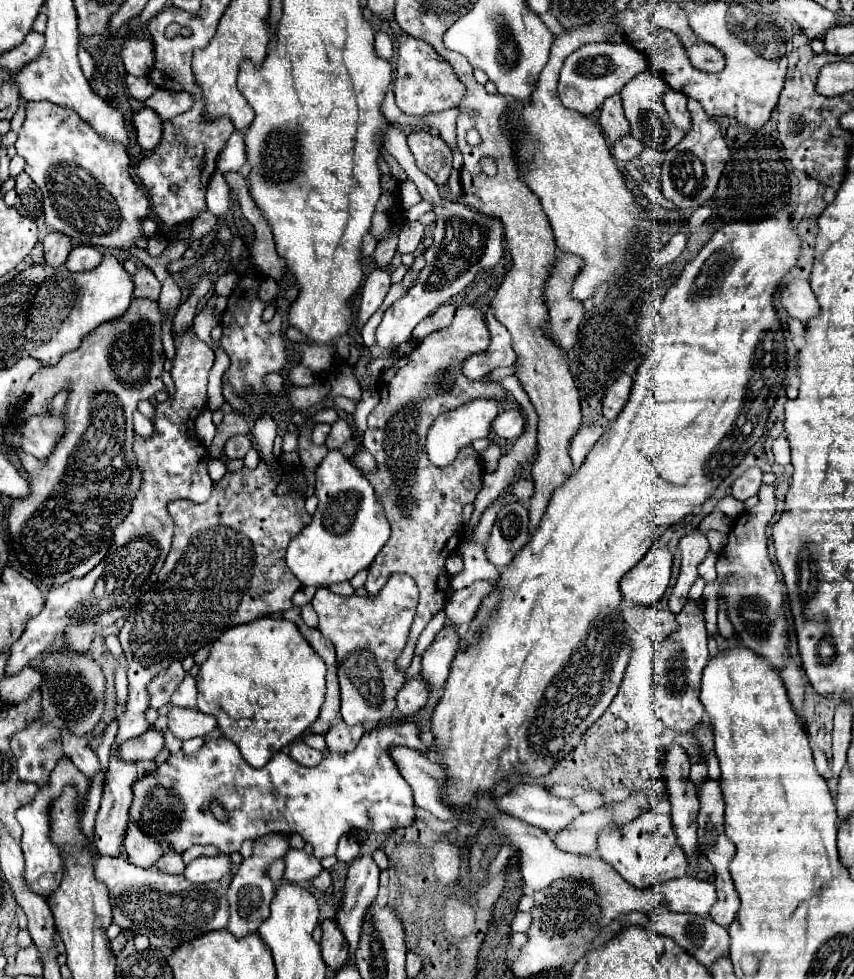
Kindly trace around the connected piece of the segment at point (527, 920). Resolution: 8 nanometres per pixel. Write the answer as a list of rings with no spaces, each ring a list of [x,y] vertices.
[[[516,913],[514,921],[512,921],[512,931],[526,933],[530,929],[530,923],[532,923],[532,915],[530,913]]]

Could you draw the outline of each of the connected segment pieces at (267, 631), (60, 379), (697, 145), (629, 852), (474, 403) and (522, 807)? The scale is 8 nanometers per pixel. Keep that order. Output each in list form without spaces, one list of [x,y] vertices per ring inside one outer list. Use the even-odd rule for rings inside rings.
[[[260,617],[250,625],[236,625],[218,637],[210,649],[210,657],[196,675],[198,701],[196,709],[212,715],[226,739],[230,739],[252,767],[264,767],[284,745],[296,741],[320,715],[324,697],[324,661],[306,645],[296,625],[280,617]]]
[[[134,299],[130,303],[130,307],[126,309],[126,313],[114,321],[106,321],[104,325],[100,325],[98,329],[94,329],[92,333],[88,333],[82,341],[82,345],[72,351],[72,353],[66,353],[62,357],[62,361],[54,367],[40,367],[34,377],[30,377],[28,385],[26,385],[26,391],[24,395],[20,397],[20,407],[22,411],[18,411],[12,421],[8,423],[8,429],[16,429],[22,427],[28,417],[32,415],[50,415],[52,413],[52,397],[60,391],[68,391],[68,401],[66,401],[66,407],[62,411],[62,419],[64,419],[64,425],[66,425],[66,431],[62,433],[60,441],[56,443],[54,451],[46,457],[46,459],[36,459],[34,455],[28,455],[28,453],[22,453],[18,451],[16,453],[16,459],[18,459],[18,465],[22,467],[24,471],[24,477],[28,481],[28,495],[24,499],[12,499],[12,505],[10,505],[10,511],[8,511],[8,533],[10,533],[10,547],[14,551],[14,555],[18,557],[18,561],[34,575],[36,581],[44,583],[46,587],[52,587],[52,585],[62,585],[62,583],[68,583],[70,579],[74,577],[84,577],[88,571],[92,571],[108,553],[110,545],[112,545],[112,537],[114,537],[114,527],[122,523],[122,519],[130,513],[130,503],[132,503],[132,497],[138,495],[138,489],[140,489],[140,483],[142,483],[142,469],[138,467],[138,459],[132,451],[132,443],[134,443],[134,429],[132,429],[132,413],[136,411],[138,403],[144,401],[144,399],[150,399],[154,397],[158,391],[164,389],[164,383],[162,383],[162,365],[166,361],[166,357],[162,355],[164,353],[164,347],[162,347],[162,321],[164,321],[164,311],[160,311],[158,307],[158,301],[152,301],[152,299]],[[122,333],[128,335],[128,341],[116,341]]]
[[[688,99],[688,109],[692,113],[692,129],[690,129],[690,133],[684,135],[684,139],[674,149],[670,149],[670,153],[666,153],[666,159],[660,167],[662,193],[670,201],[674,201],[674,205],[678,209],[698,207],[714,195],[718,179],[720,179],[722,169],[730,155],[726,141],[720,135],[718,123],[704,113],[702,105],[698,105],[694,99]]]
[[[640,817],[622,829],[606,829],[606,833],[602,833],[598,839],[598,853],[600,859],[612,865],[622,875],[622,879],[634,887],[654,887],[658,883],[672,880],[670,877],[683,877],[688,869],[686,855],[682,849],[678,849],[674,833],[660,835],[658,831],[640,829]]]
[[[490,397],[472,399],[472,401],[456,407],[454,411],[440,415],[434,421],[434,425],[432,425],[430,433],[428,433],[428,441],[426,441],[426,451],[428,451],[430,461],[434,465],[438,465],[438,467],[450,465],[462,447],[472,445],[474,439],[488,437],[490,421],[494,419],[494,415],[498,415],[498,403],[496,403],[496,399],[490,399]]]
[[[520,783],[506,795],[496,797],[494,803],[500,811],[514,815],[530,825],[536,825],[548,833],[564,831],[582,811],[568,799],[560,799],[540,785]]]

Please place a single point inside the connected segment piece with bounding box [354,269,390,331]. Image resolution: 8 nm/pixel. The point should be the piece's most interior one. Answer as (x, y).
(377, 285)

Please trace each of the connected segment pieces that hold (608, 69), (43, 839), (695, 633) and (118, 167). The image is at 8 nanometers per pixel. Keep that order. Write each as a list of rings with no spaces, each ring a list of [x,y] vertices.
[[[590,43],[576,53],[572,53],[560,71],[558,79],[558,97],[564,103],[564,107],[580,113],[580,115],[590,115],[594,113],[602,101],[616,91],[620,91],[632,77],[648,69],[648,61],[644,53],[636,51],[628,43]]]
[[[64,757],[56,765],[54,773],[50,775],[50,783],[38,791],[34,801],[30,805],[24,805],[16,813],[16,817],[18,817],[18,821],[20,821],[22,829],[24,829],[24,835],[22,835],[22,841],[20,841],[22,853],[24,853],[24,881],[26,881],[28,889],[32,893],[40,895],[40,897],[52,895],[58,889],[60,881],[62,881],[62,855],[60,855],[60,849],[50,841],[50,835],[48,835],[50,833],[50,817],[48,817],[50,815],[50,807],[48,805],[58,795],[62,795],[66,785],[74,785],[76,791],[78,791],[78,797],[86,797],[86,793],[88,793],[86,777],[76,773],[76,769],[74,769],[74,765],[72,765],[72,761],[68,757]]]
[[[686,603],[682,613],[676,615],[676,621],[678,621],[678,631],[672,633],[662,643],[662,649],[654,665],[656,675],[660,677],[660,687],[654,699],[654,711],[664,721],[666,727],[678,733],[688,733],[702,721],[702,715],[704,715],[704,705],[700,703],[700,697],[698,697],[698,685],[702,681],[702,671],[710,661],[708,631],[704,627],[704,613],[694,603]]]
[[[48,101],[36,103],[40,113],[26,115],[16,141],[18,155],[26,159],[24,171],[42,191],[46,225],[82,245],[128,249],[142,237],[140,223],[150,201],[130,177],[126,149],[98,137],[74,109],[58,105],[58,115],[50,115],[54,109],[48,105]]]

